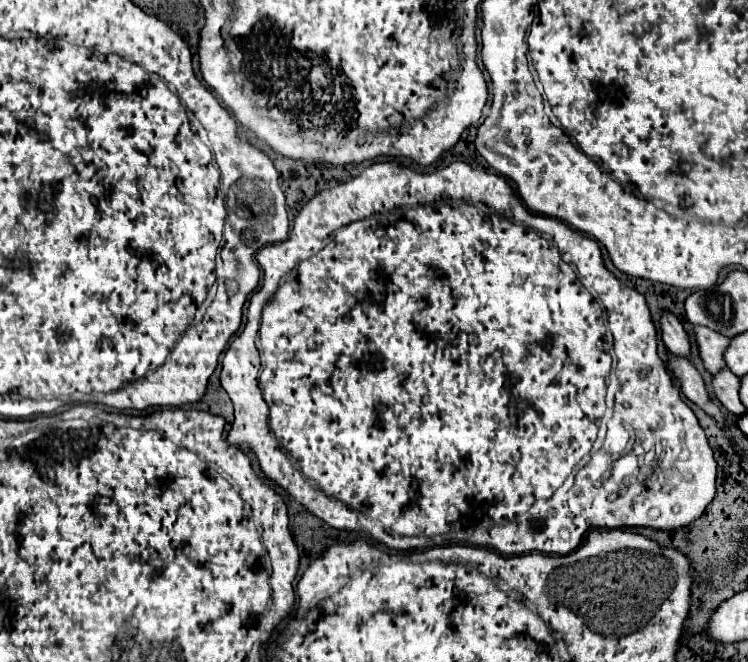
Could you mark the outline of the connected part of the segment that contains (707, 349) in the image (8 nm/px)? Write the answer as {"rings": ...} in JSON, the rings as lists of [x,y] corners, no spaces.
{"rings":[[[694,326],[694,332],[696,332],[696,342],[700,348],[700,358],[702,358],[704,366],[712,374],[718,374],[726,366],[724,352],[730,344],[730,338],[718,334],[710,328],[704,328],[704,326]]]}

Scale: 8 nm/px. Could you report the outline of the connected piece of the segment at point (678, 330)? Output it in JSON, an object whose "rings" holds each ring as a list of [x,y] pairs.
{"rings":[[[664,312],[660,322],[662,322],[662,340],[664,340],[666,348],[676,356],[688,358],[692,346],[690,346],[690,338],[688,338],[684,326],[670,312]]]}

